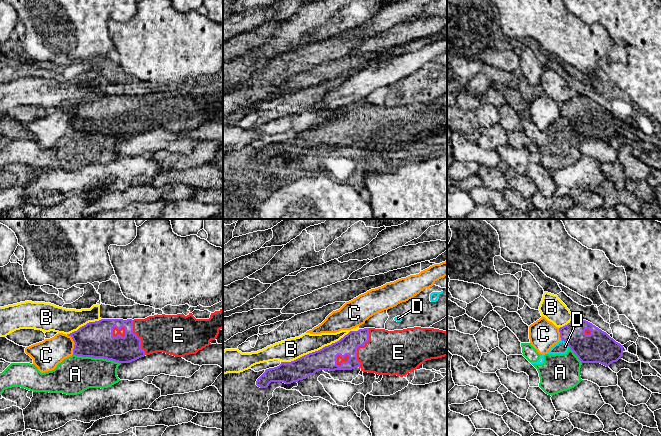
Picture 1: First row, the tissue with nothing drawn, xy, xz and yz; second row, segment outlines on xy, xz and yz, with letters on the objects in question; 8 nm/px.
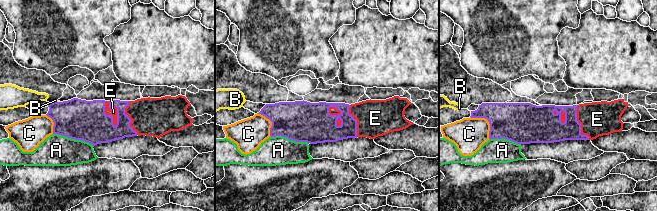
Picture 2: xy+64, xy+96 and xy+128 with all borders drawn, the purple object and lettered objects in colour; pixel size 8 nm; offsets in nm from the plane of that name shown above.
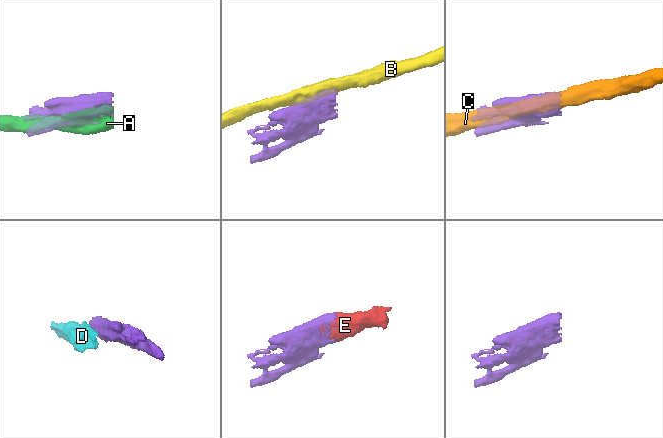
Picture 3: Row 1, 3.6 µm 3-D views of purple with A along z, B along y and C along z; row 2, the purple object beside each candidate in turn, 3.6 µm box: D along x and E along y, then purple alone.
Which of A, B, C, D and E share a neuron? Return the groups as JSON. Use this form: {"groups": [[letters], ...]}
{"groups": [["A", "D"], ["B"], ["C"], ["E"]]}

